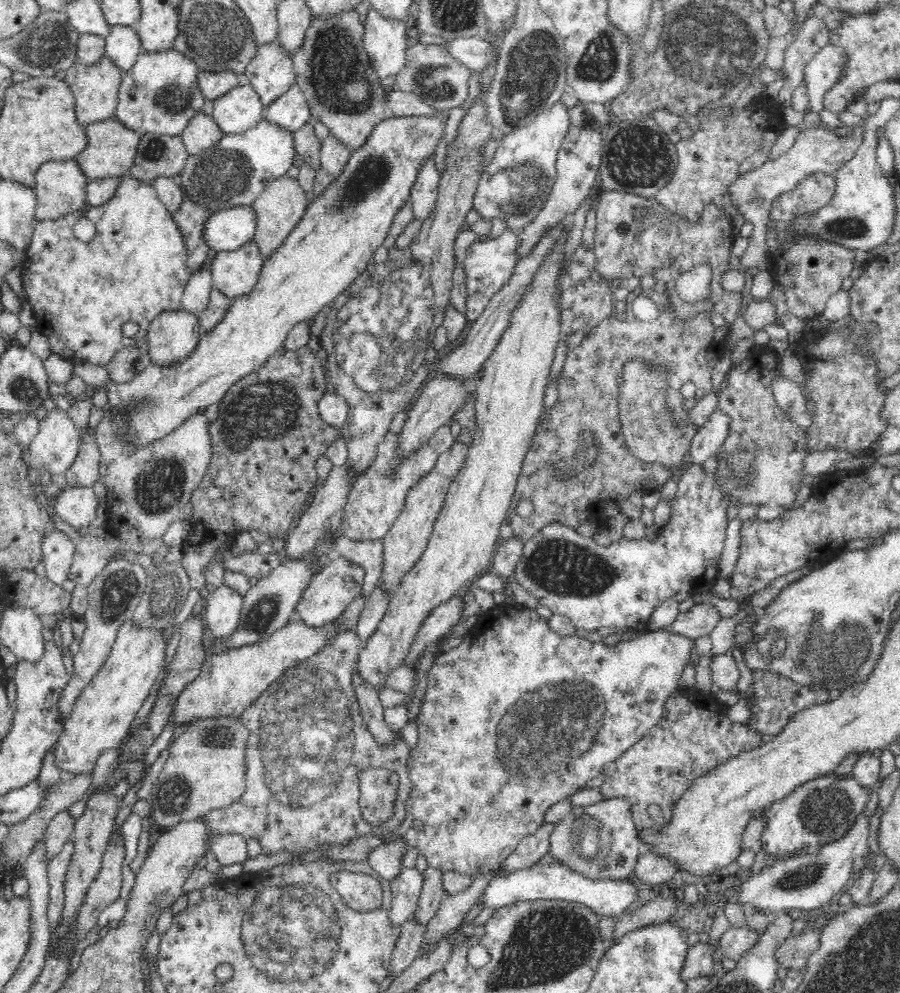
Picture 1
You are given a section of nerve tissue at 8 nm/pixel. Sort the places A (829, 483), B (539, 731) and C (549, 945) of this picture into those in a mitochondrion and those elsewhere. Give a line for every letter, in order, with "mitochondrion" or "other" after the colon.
A: other
B: mitochondrion
C: mitochondrion

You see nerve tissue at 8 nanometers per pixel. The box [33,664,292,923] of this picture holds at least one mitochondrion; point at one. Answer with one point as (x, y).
(174, 794)

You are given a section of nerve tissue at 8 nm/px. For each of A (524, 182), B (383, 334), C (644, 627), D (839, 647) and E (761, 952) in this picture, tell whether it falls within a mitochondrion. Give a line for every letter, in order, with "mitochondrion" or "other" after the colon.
A: mitochondrion
B: mitochondrion
C: other
D: mitochondrion
E: other

